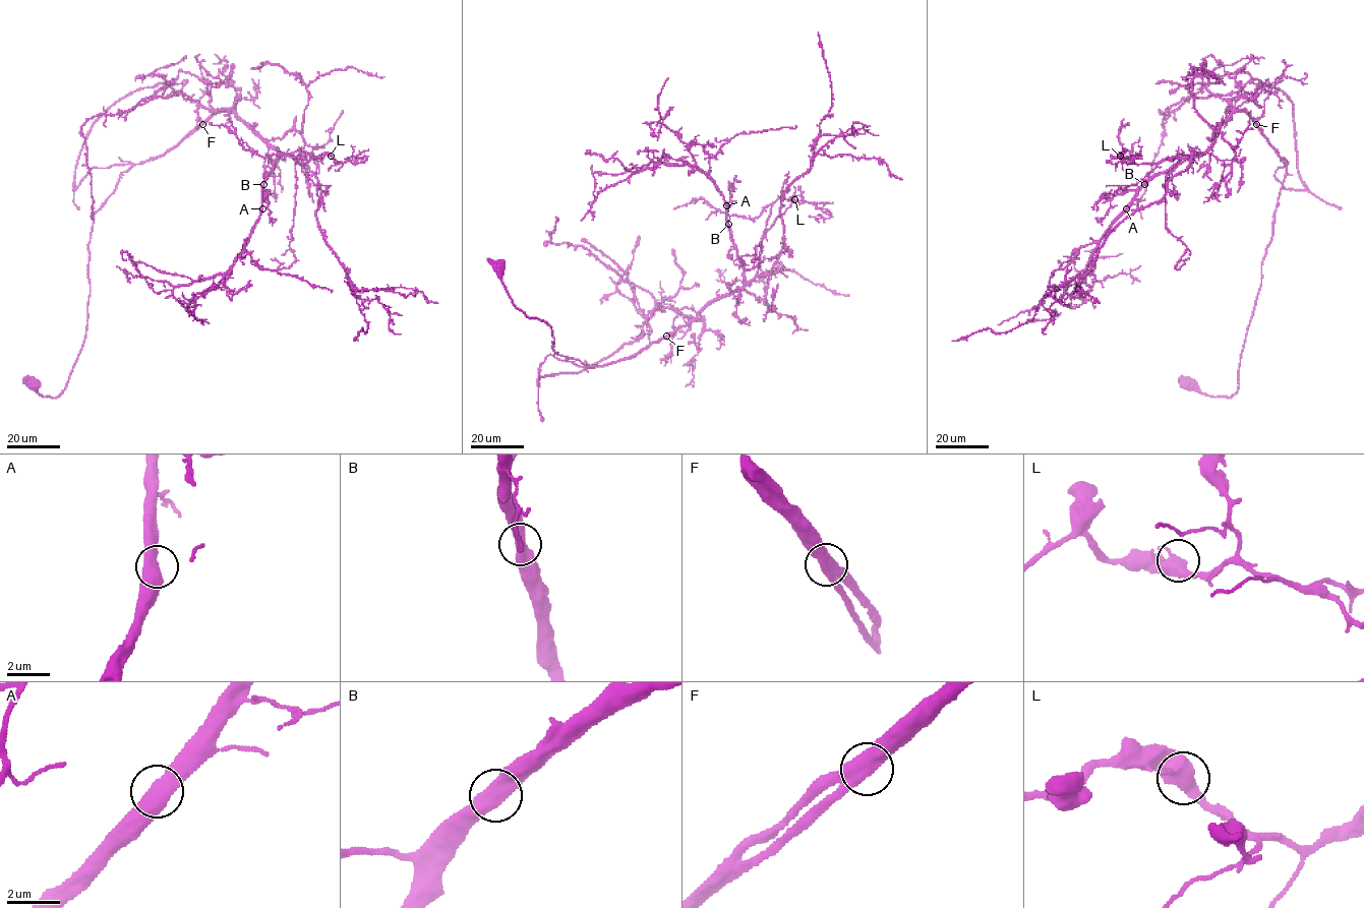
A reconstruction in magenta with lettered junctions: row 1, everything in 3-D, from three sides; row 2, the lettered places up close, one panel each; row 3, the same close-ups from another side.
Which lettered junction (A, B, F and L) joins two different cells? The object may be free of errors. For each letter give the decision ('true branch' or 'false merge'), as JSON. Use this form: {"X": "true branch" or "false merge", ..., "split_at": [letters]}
{"A": "true branch", "B": "true branch", "F": "true branch", "L": "true branch", "split_at": []}

